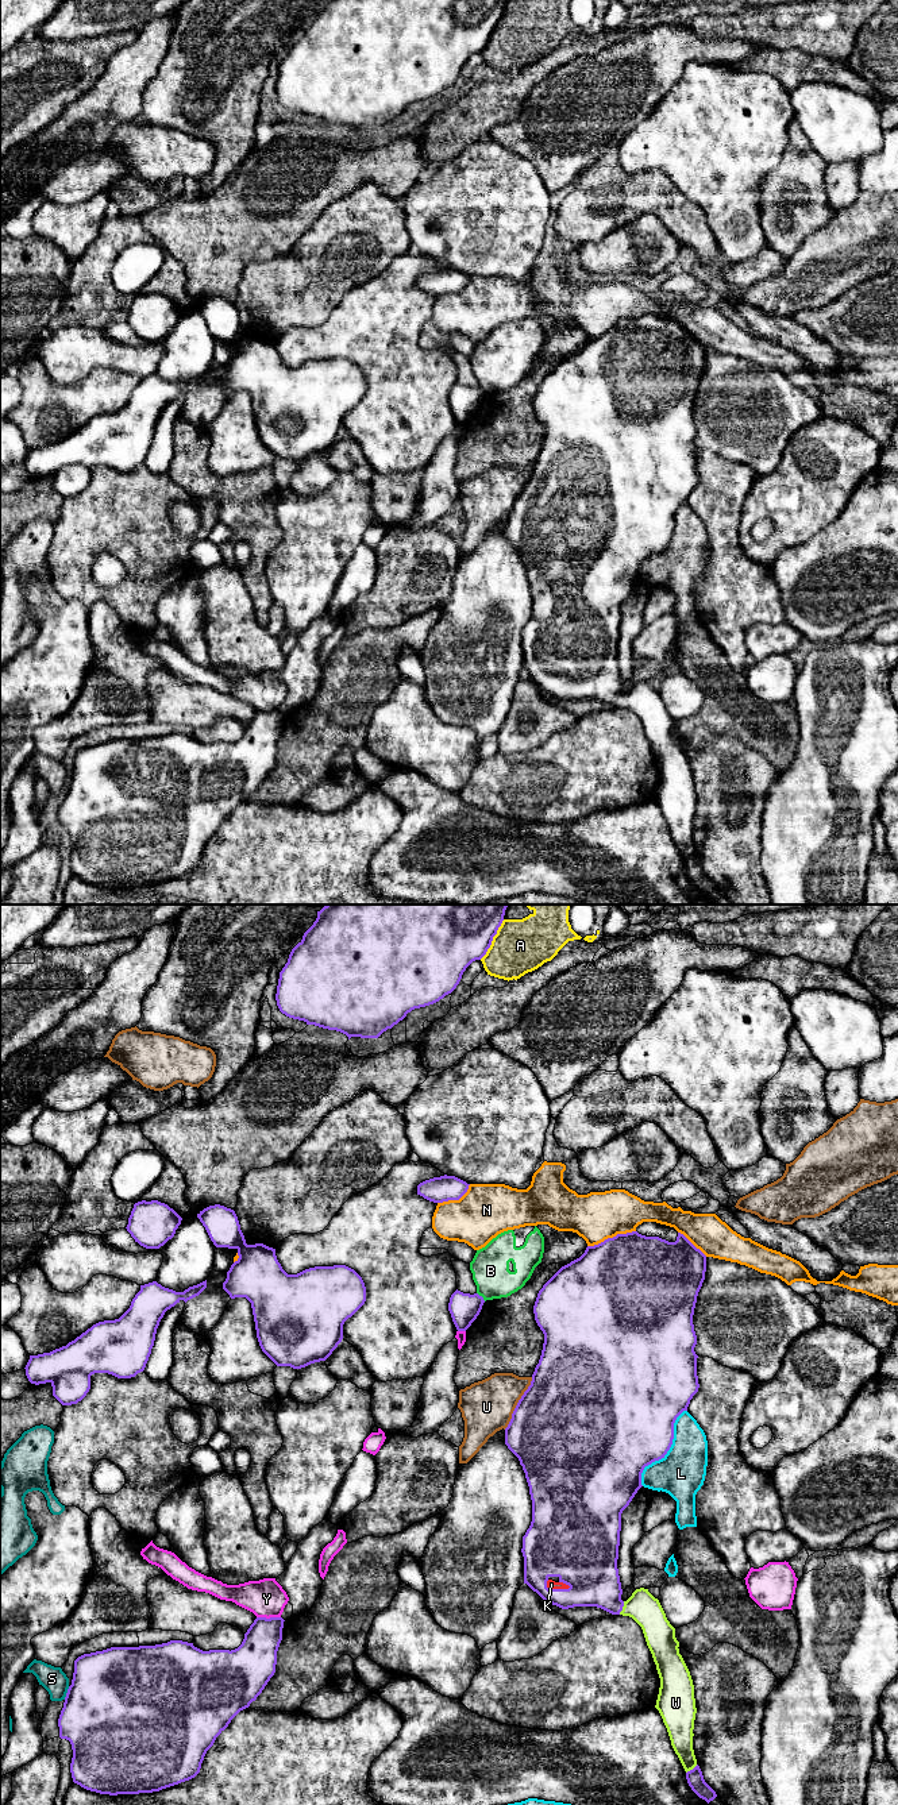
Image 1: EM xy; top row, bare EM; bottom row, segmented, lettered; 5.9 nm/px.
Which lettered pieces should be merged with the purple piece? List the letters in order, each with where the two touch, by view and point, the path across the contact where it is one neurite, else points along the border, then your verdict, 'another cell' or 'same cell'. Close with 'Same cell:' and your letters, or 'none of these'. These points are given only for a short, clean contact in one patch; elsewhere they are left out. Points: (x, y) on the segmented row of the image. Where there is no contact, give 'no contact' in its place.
A: contact xy (492, 940); another cell
B: contact xy (481, 1296); another cell
K: contact xy (557, 1589); same cell
L: contact xy (669, 1449); another cell
N: contact xy (611, 1238); another cell
S: contact xy (66, 1693); another cell
U: contact xy (517, 1403); another cell
W: contact xy (621, 1608); same cell
Y: contact xy (270, 1618); another cell
Same cell: K, W

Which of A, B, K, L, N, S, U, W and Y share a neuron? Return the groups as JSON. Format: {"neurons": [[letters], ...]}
{"neurons": [["A"], ["B"], ["K", "W"], ["L"], ["N"], ["S"], ["U"], ["Y"]]}

